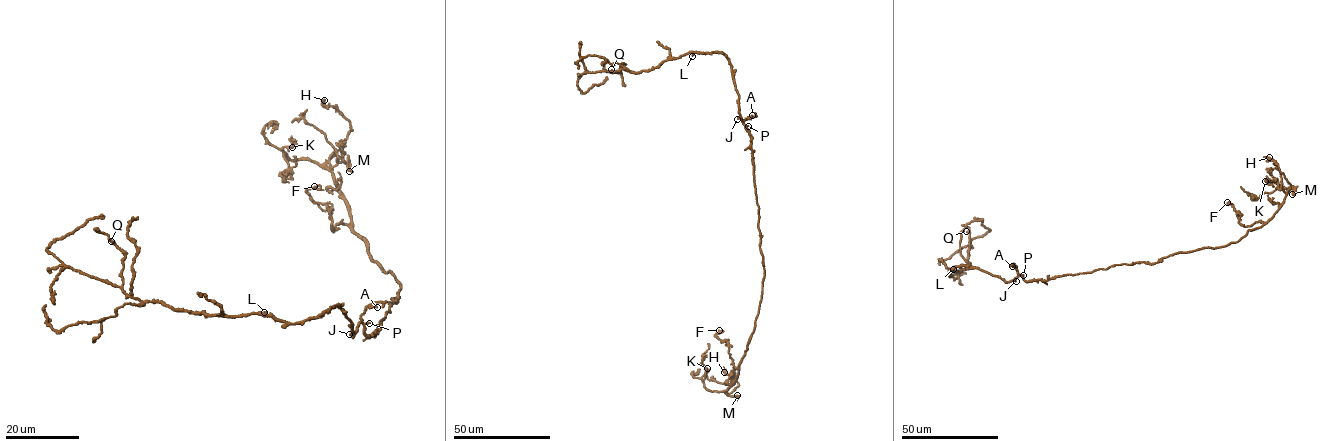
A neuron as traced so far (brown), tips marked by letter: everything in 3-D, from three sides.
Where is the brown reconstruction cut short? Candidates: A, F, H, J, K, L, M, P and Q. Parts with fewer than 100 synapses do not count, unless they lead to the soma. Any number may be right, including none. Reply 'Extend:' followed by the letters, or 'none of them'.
Extend: none of them

